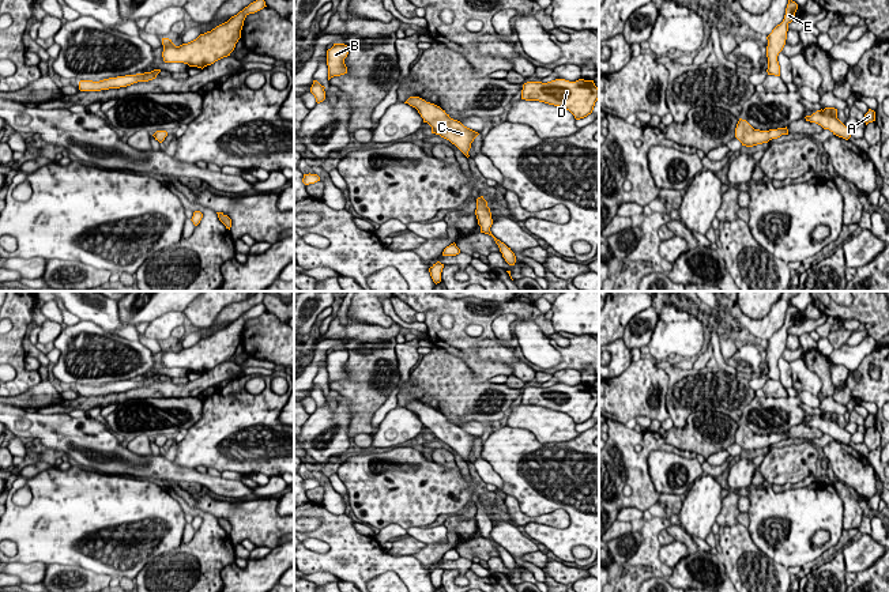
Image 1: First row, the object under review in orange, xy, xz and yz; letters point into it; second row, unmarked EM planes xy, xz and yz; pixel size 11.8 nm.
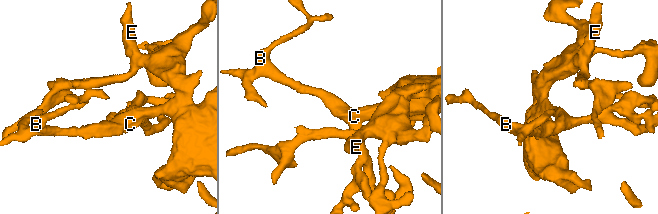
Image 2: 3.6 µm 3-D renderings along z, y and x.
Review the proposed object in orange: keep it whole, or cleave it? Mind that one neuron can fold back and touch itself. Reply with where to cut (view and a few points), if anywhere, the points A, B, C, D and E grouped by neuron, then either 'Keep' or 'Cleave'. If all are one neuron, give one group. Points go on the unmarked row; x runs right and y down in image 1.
No split. Groups: A B C D E. Keep

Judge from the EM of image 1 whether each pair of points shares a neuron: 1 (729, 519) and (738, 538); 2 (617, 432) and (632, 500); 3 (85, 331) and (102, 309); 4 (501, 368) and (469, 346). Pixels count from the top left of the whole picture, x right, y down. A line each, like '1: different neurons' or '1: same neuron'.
1: different neurons
2: same neuron
3: different neurons
4: same neuron

